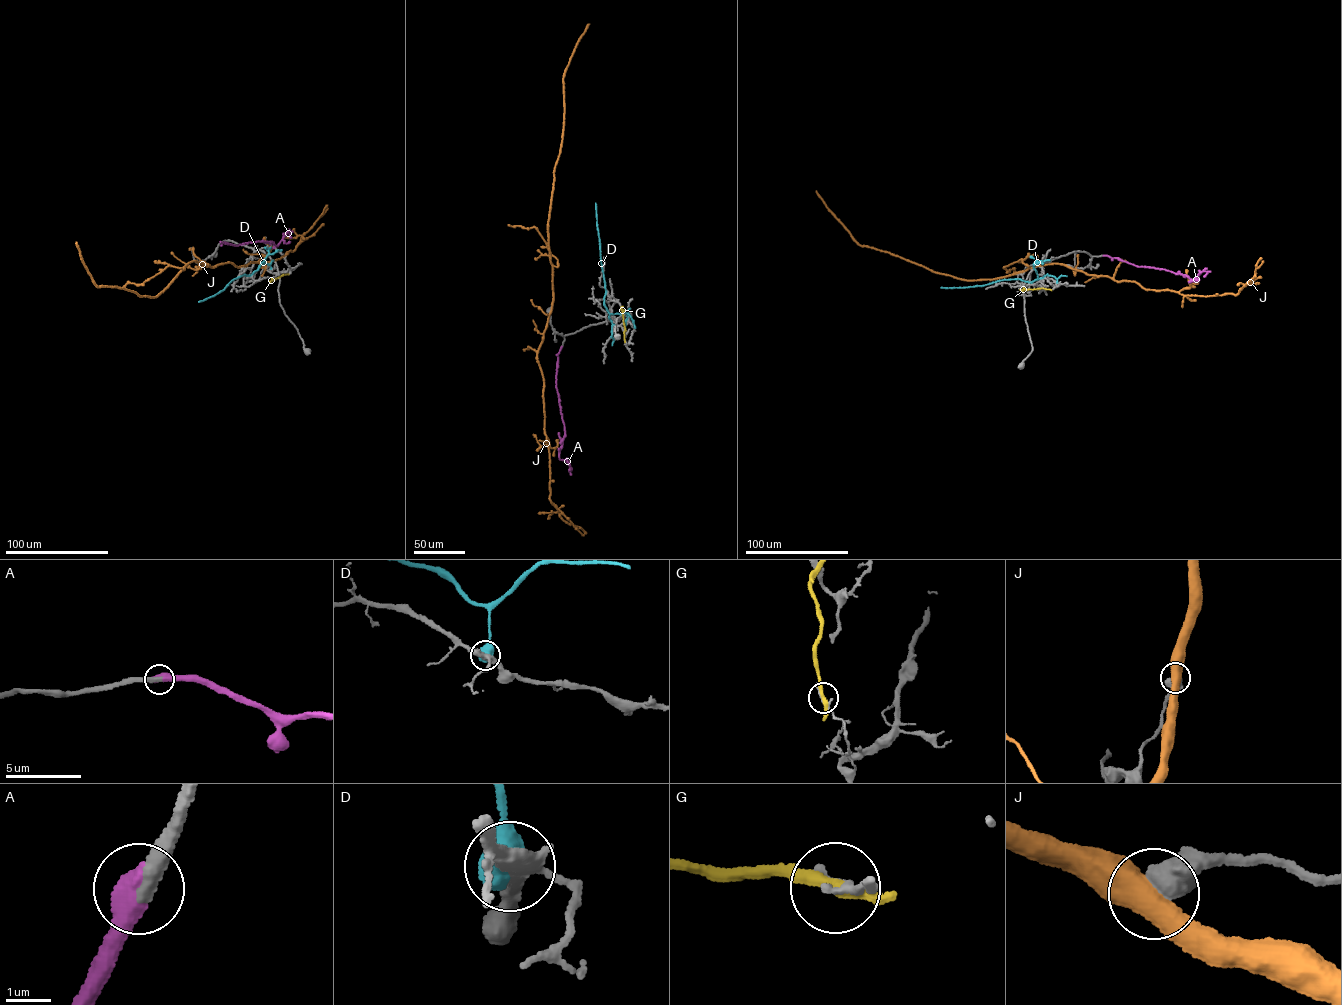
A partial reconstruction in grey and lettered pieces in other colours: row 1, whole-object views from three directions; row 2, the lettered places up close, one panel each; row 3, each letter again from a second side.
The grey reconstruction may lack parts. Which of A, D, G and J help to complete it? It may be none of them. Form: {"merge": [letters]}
{"merge": ["A"]}

